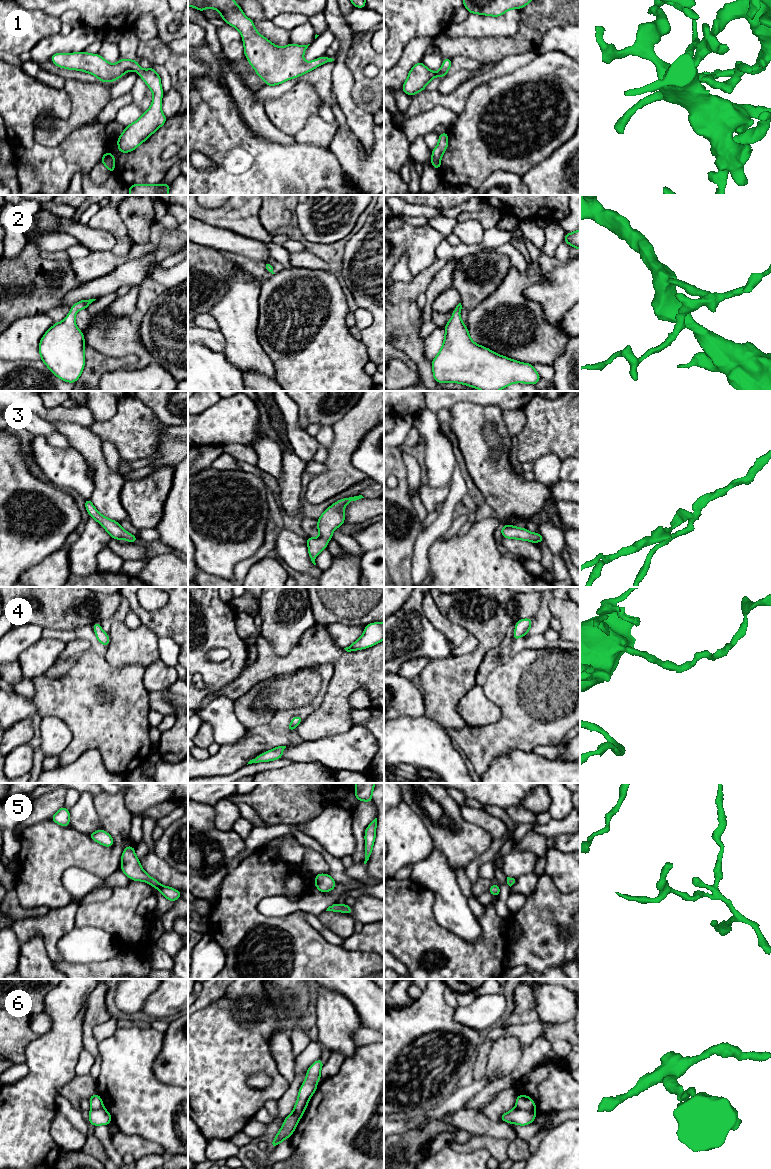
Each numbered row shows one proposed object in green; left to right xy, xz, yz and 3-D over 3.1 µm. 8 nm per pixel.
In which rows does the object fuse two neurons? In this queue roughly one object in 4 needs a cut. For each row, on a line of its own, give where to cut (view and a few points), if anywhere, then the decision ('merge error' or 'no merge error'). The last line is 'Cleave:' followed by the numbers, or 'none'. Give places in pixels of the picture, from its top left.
1: no cut | no merge error
2: no cut | no merge error
3: no cut | no merge error
4: no cut | no merge error
5: no cut | no merge error
6: yz (516, 1106), (534, 1112) | merge error
Cleave: 6

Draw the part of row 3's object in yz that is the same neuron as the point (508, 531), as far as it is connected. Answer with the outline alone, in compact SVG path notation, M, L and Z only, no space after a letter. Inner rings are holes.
M504 524L504 527L499 530L503 538L518 539L530 541L533 543L543 542L544 538L540 533L529 532L526 528L519 528L510 524Z

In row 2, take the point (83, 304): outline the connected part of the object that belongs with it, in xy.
M85 299L70 307L66 318L46 331L39 342L41 360L59 379L75 383L85 366L85 341L75 324L75 314L96 299Z

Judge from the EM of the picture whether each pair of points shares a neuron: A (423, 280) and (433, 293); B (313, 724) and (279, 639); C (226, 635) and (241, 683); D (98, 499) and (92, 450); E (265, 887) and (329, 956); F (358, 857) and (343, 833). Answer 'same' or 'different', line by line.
A: different
B: different
C: different
D: same
E: same
F: different

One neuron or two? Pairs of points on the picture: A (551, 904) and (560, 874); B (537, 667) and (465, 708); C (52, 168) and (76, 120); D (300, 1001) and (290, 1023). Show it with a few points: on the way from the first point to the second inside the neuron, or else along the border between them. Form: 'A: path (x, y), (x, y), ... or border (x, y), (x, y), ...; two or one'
A: border (544, 872), (560, 891), (569, 893); two
B: border (481, 686), (484, 693), (499, 708), (500, 715); two
C: border (92, 122), (73, 129), (57, 145), (52, 146); two
D: path (295, 1006), (291, 1010), (290, 1018); one

